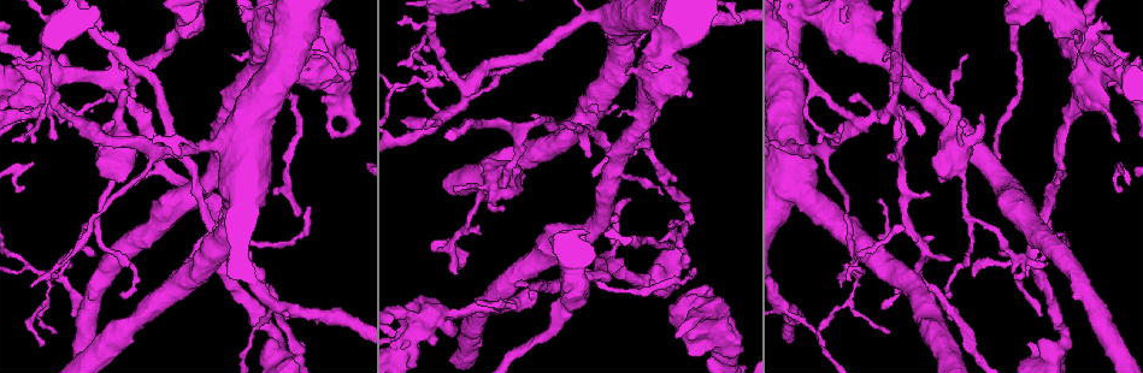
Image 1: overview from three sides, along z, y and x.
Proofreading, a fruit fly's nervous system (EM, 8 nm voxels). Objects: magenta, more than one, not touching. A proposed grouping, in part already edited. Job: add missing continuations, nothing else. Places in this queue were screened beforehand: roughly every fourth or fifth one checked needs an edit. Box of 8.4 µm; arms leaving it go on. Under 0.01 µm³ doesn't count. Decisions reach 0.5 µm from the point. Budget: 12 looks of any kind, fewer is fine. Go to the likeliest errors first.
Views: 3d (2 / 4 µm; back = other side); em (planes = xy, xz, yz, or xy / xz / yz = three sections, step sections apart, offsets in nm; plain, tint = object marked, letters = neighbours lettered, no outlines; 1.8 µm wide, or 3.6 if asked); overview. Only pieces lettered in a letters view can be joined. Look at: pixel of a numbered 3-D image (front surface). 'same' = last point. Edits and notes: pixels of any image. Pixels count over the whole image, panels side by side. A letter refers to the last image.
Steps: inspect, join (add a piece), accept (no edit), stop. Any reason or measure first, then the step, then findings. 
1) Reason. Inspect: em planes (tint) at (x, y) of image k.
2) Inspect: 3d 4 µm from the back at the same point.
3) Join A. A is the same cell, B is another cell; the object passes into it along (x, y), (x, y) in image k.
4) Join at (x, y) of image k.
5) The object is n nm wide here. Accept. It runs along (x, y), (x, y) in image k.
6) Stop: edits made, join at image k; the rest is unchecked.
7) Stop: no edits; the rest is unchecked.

Free end. Inspect: 3d 2 µm at (70, 64) of image 1.

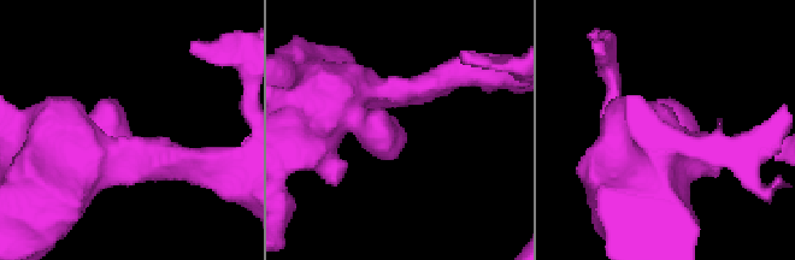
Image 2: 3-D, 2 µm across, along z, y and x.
Now the EM. Inspect: em planes (letters) at (394, 158) of image 2.

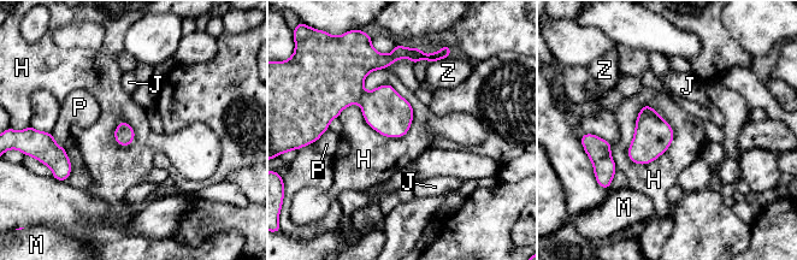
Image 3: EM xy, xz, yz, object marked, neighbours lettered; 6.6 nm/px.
Accept. H, J, M, P and Z are other cells; a border runs along (414, 112), (336, 117) in image 3; no lettered piece goes on from it.

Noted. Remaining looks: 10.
Free end. Inspect: em yz step 4 (letters) at (1018, 24) of image 1.

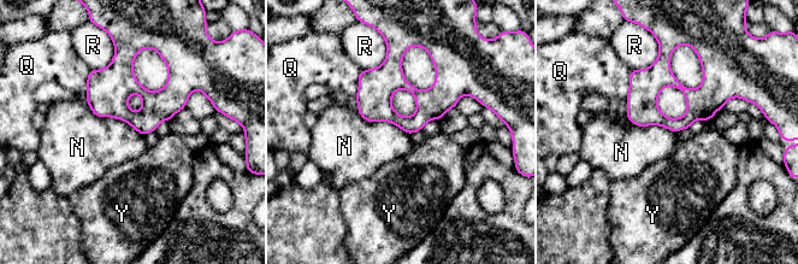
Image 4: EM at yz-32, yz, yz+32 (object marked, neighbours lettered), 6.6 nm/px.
Inspect: em planes (letters) at the same point.

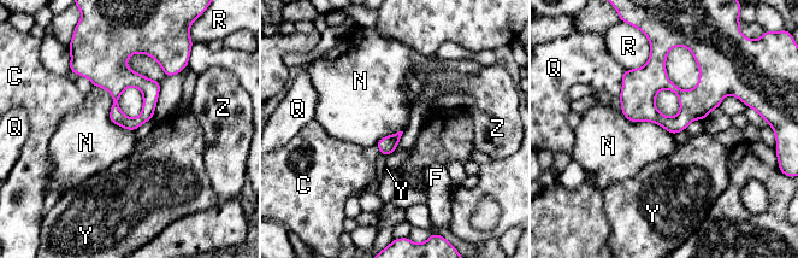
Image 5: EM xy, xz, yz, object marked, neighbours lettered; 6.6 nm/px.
Accept. C, F, N, Q, R, Y and Z are other cells; a border runs along (94, 84), (132, 130) in image 5; no lettered piece goes on from it.

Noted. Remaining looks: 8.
Sharp bend. Inspect: 3d 2 µm at (216, 221) of image 1.

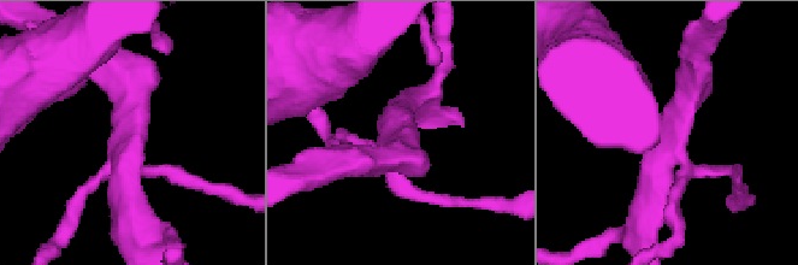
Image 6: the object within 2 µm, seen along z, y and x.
Inspect: em 3.6 µm planes (letters) at (663, 144) of image 6.

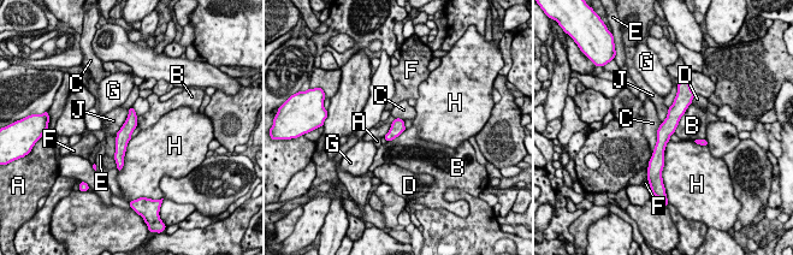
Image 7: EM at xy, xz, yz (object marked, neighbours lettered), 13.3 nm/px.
Accept. A, B, C, D, E, F, G, H and J are other cells; it runs along (681, 96), (663, 134), (661, 161) in image 7; no lettered piece goes on from it.

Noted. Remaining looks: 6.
Free end. Inspect: 3d 4 µm from the back at (881, 306) of image 1.

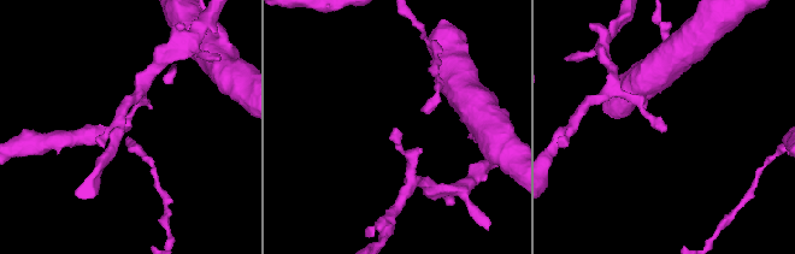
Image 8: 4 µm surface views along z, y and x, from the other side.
Shape alone is not enough. Inspect: em planes (letters) at (665, 130) of image 8.

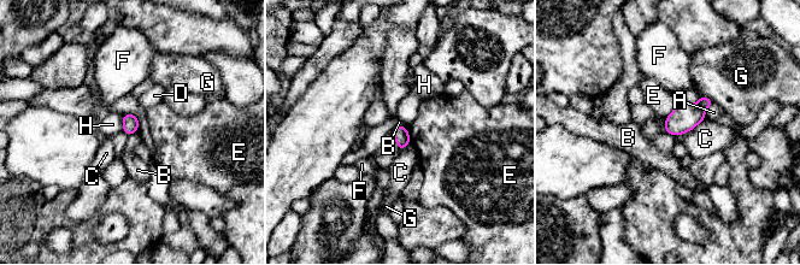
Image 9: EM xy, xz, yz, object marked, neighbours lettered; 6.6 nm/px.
The object is 110 nm wide here. Accept. A, B, C, D, E, F, G and H are other cells; a border runs along (137, 130), (128, 136) in image 9; no lettered piece goes on from it.

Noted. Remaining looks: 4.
Free end. Inspect: 3d 2 µm at (533, 114) of image 1.

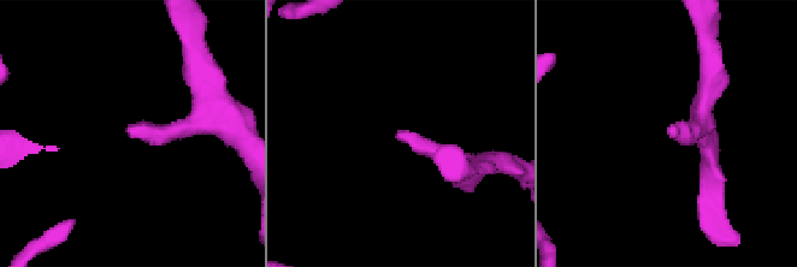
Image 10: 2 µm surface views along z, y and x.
Now the EM. Inspect: em xz step 8 (tint) at (403, 132) of image 10.

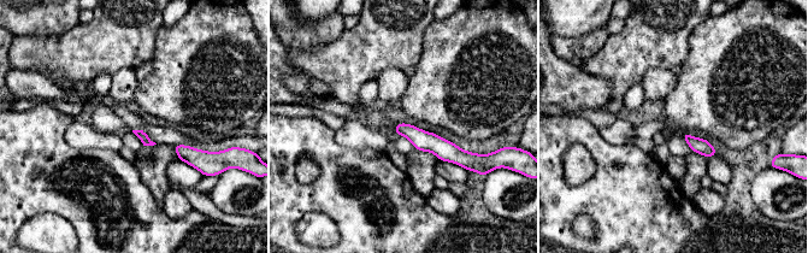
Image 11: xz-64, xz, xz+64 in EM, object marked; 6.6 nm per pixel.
See the neighbours. Inspect: em xz step 8 (letters) at the same point.

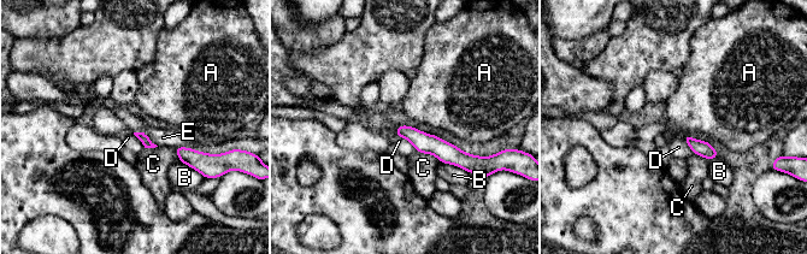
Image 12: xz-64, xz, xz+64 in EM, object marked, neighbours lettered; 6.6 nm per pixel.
Accept. A, B, C, D and E are other cells; none of them fits.

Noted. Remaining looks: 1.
Stop: no edits; the rest is unchecked.

